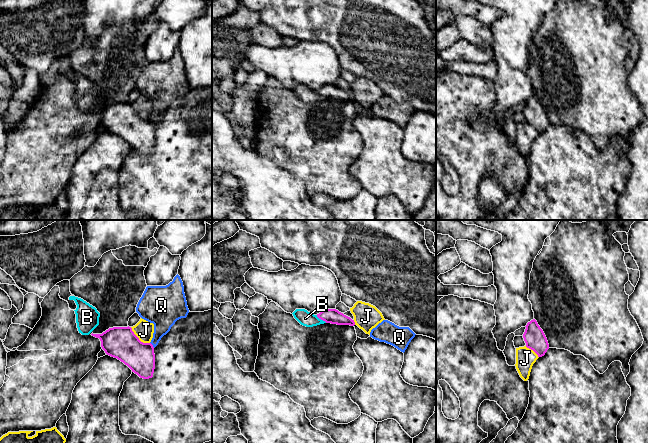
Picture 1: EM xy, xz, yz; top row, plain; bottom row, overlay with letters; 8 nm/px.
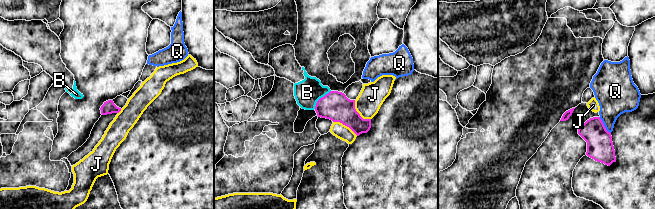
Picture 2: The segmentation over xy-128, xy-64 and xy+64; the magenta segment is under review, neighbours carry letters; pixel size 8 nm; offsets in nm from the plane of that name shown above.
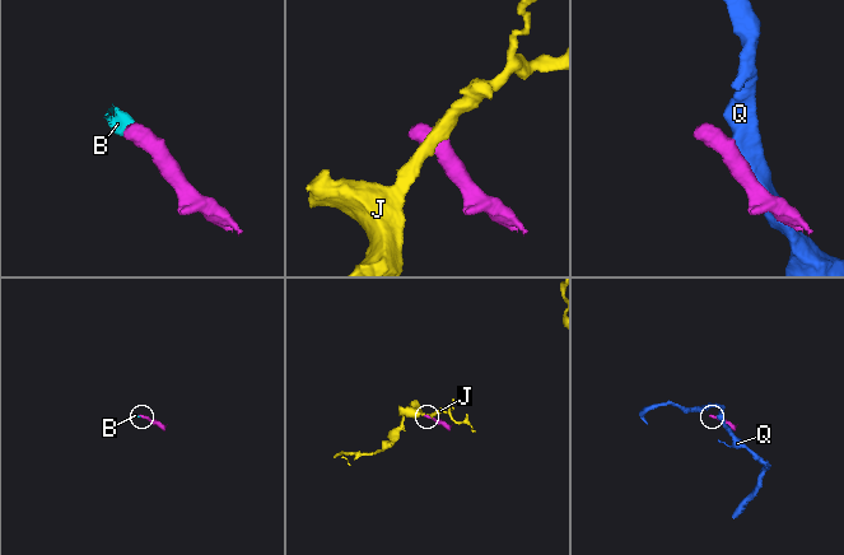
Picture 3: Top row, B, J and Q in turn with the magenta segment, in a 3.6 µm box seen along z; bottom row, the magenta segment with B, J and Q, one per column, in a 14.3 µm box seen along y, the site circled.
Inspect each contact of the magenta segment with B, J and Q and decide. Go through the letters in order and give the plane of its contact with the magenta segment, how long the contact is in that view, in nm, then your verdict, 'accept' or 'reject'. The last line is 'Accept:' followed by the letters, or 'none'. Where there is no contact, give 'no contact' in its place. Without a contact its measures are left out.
B: meets magenta in xz; contact 110 nm long; accept
J: meets magenta in xy; contact 200 nm long; reject
Q: meets magenta in xy; contact 60 nm long; reject
Accept: B

